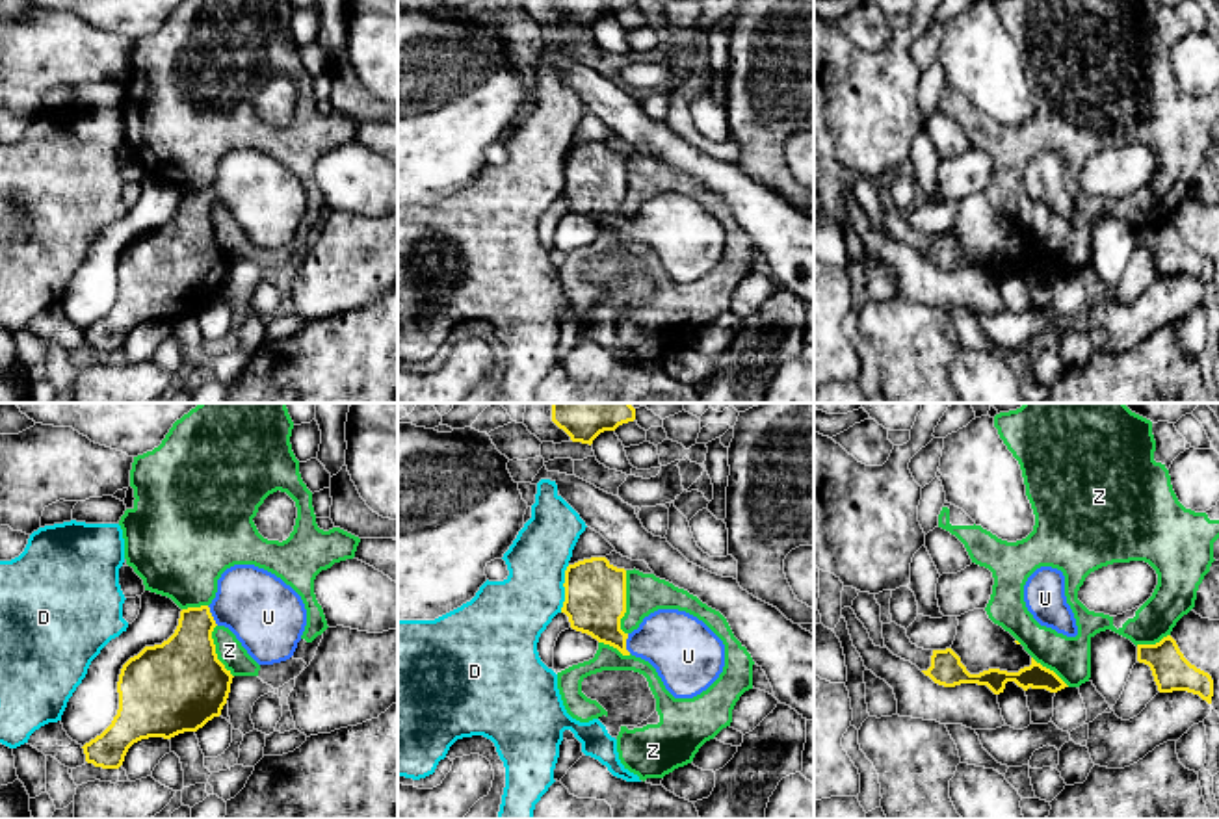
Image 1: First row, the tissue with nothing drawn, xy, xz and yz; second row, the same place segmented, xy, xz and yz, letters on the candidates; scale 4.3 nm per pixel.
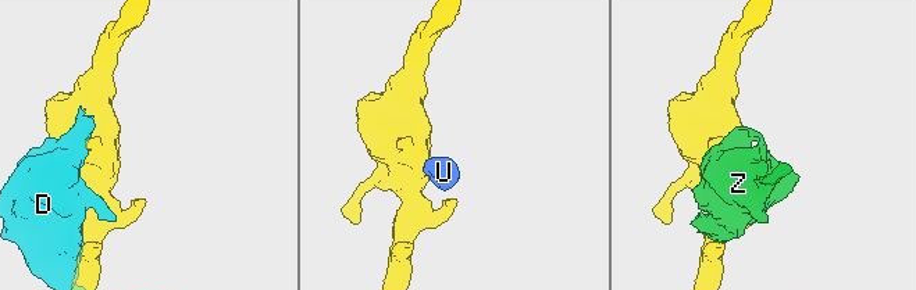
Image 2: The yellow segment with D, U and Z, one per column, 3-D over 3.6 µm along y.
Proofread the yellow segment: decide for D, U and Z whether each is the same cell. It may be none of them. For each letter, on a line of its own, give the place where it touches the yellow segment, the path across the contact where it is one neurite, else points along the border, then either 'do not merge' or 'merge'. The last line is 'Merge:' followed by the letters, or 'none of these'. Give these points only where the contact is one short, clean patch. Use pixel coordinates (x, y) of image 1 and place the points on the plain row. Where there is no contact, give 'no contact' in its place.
D: xz (565, 173) | do not merge
U: xy (210, 199) | across xy (186, 251), (194, 216), (210, 199), (268, 201) | merge
Z: xz (625, 186) | do not merge
Merge: U

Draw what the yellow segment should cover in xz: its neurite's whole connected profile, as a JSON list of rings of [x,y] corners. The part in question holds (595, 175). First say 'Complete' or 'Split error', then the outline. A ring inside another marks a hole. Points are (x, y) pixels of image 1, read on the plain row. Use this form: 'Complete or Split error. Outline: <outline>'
Split error. Outline: [[[591,141],[565,154],[561,197],[570,212],[623,240],[649,245],[675,282],[693,282],[723,256],[725,228],[697,201],[678,193],[658,193],[637,214],[624,217],[626,154],[606,141]]]

